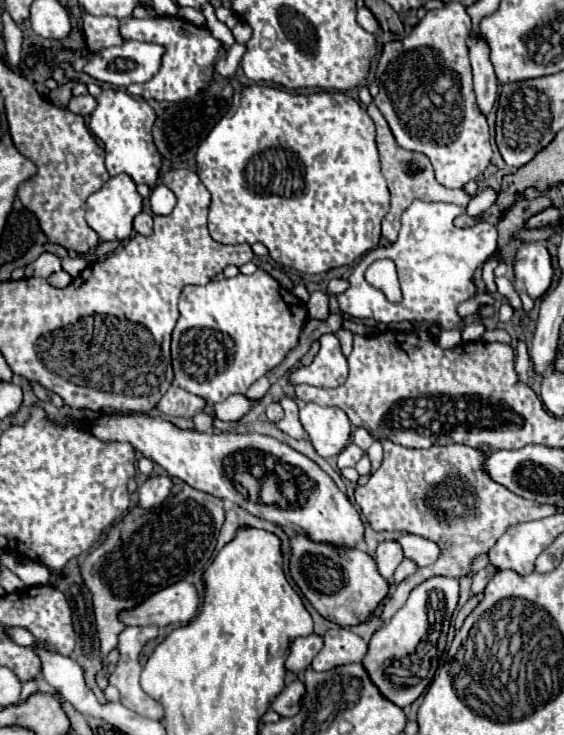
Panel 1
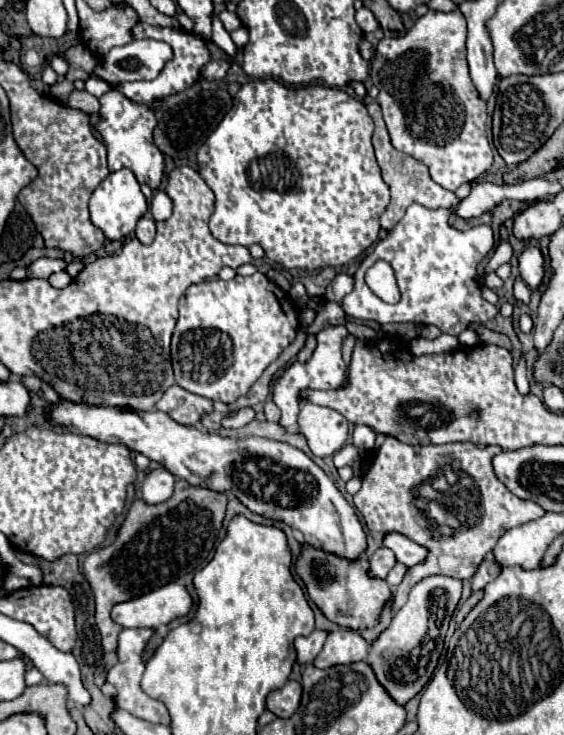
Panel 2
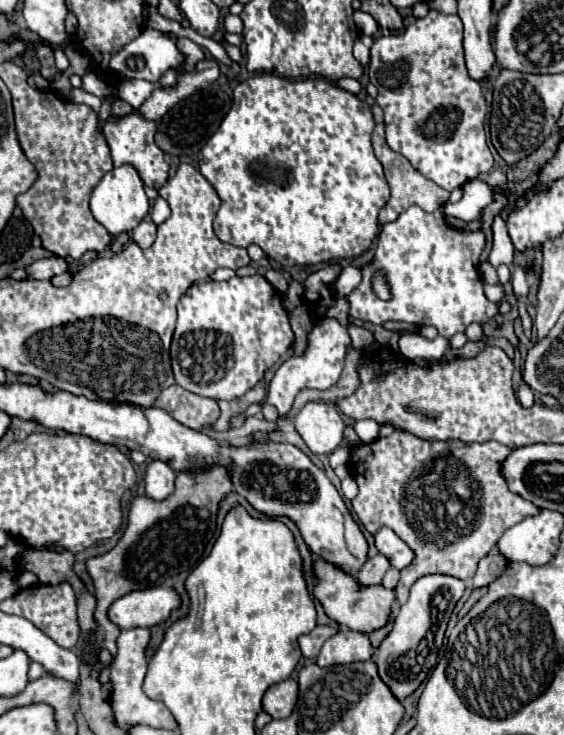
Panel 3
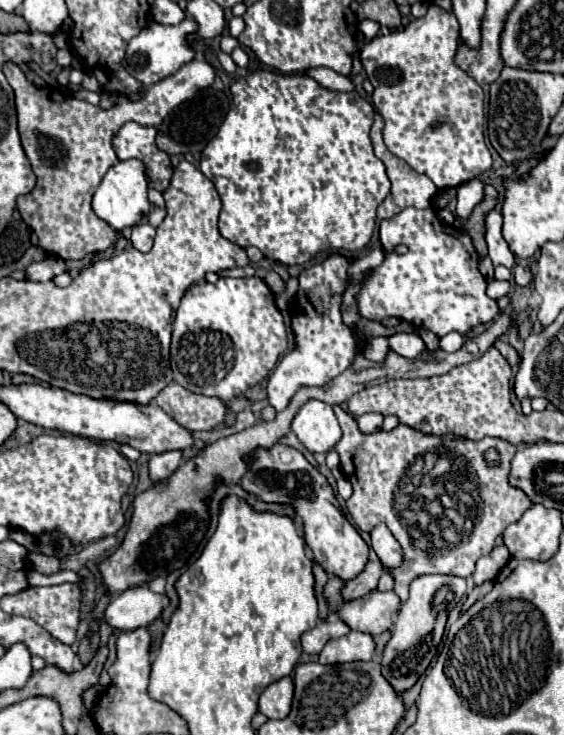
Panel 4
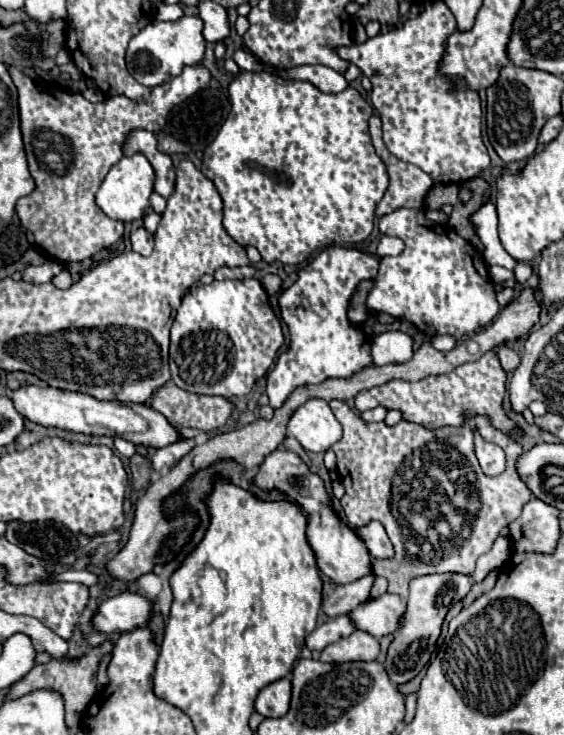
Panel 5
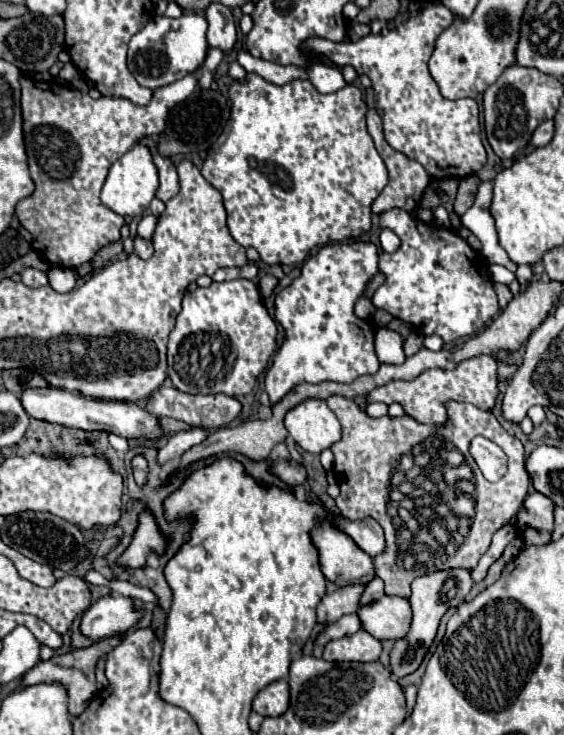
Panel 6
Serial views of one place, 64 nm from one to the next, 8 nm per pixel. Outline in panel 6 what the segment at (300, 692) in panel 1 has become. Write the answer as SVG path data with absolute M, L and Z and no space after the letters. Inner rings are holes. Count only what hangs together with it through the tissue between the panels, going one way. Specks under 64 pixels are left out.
M276 680L268 684L252 702L252 710L262 716L280 716L288 708L288 682Z

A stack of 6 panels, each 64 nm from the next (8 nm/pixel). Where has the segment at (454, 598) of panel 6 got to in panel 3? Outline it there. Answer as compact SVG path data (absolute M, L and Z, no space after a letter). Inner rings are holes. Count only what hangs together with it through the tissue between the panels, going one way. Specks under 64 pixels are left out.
M444 574L422 576L412 584L408 602L400 608L392 632L384 638L376 654L380 678L390 686L392 694L398 700L410 696L420 686L420 682L426 680L430 668L436 664L436 656L444 640L448 618L460 596L464 594L464 588L466 588L464 580Z

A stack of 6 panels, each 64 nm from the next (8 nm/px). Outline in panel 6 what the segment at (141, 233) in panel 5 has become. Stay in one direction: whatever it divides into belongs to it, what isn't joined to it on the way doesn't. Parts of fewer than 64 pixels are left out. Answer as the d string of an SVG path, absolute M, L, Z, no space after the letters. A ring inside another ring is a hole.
M134 238L134 252L142 258L142 260L148 260L152 256L152 242L148 240L142 240L142 238Z

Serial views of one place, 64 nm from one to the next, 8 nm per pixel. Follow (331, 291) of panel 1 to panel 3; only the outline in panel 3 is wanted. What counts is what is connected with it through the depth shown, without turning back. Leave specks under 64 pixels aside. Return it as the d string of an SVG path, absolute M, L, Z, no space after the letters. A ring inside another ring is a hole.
M362 264L362 266L346 266L344 270L342 270L342 274L340 274L340 278L336 280L336 296L348 296L358 284L360 284L360 280L362 280L362 270L364 270L364 266L366 264Z

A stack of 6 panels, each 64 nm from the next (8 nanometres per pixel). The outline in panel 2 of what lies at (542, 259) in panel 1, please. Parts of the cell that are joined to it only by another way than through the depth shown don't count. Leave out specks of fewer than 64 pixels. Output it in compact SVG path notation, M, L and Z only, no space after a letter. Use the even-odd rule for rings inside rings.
M538 246L524 248L518 268L520 268L520 276L524 278L524 282L530 288L536 288L542 282L542 276L544 276L544 266L542 264L544 264L544 260L542 260L542 254L540 254Z

